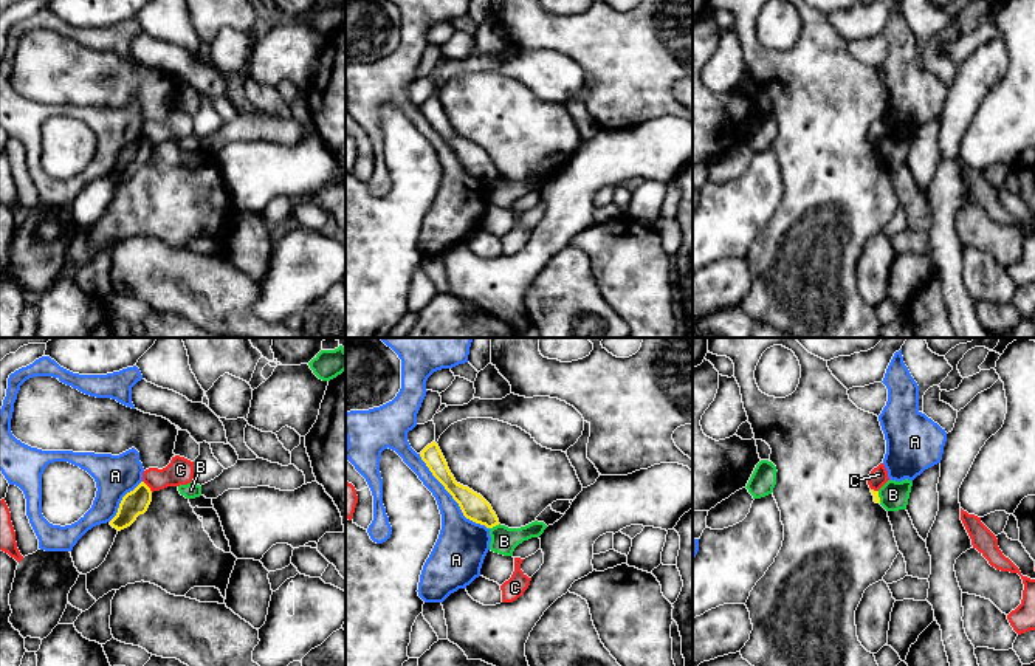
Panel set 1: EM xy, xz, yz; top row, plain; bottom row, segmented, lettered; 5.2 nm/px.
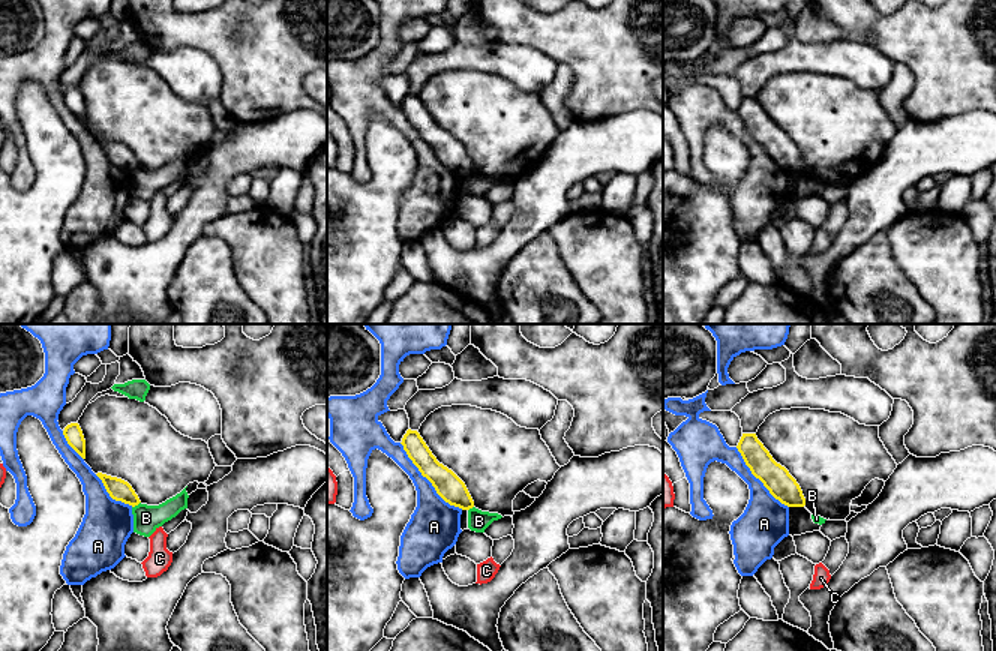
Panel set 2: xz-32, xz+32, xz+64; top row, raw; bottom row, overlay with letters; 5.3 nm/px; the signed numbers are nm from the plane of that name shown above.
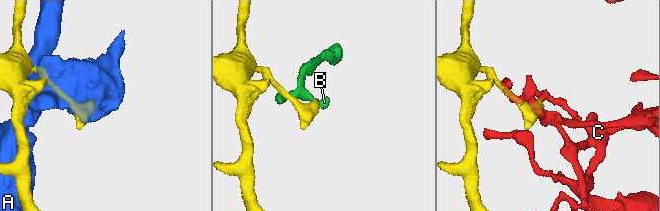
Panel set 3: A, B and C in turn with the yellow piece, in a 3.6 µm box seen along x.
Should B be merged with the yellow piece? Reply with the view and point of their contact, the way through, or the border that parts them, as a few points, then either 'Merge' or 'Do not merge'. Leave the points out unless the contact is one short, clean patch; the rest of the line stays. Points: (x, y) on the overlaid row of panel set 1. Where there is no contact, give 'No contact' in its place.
Touches yellow at xz (495, 525). Boundary: xz (499, 524), (490, 528). Do not merge

